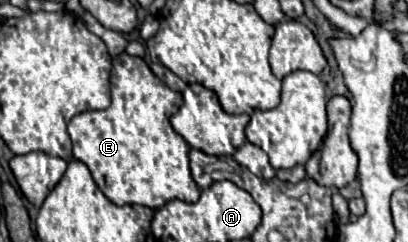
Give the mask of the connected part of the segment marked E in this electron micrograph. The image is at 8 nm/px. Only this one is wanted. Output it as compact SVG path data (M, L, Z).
M122 53L122 55L118 55L118 57L112 59L110 83L112 83L112 105L110 105L108 109L104 109L104 111L84 111L84 113L76 115L76 117L68 123L68 135L70 135L70 139L72 139L72 155L74 155L74 159L82 161L82 163L90 169L90 173L92 173L92 177L94 177L94 183L98 185L98 189L100 189L114 205L144 205L144 207L150 207L150 209L160 209L162 205L166 205L166 203L172 201L172 199L180 199L180 201L186 201L186 203L198 201L200 189L198 189L198 185L194 183L192 175L190 175L188 143L172 129L170 119L168 119L168 117L172 117L172 115L180 109L180 105L182 105L182 95L176 93L176 91L172 91L168 85L164 85L164 83L150 71L150 67L144 63L142 57L132 57L132 55L128 55L128 53Z

